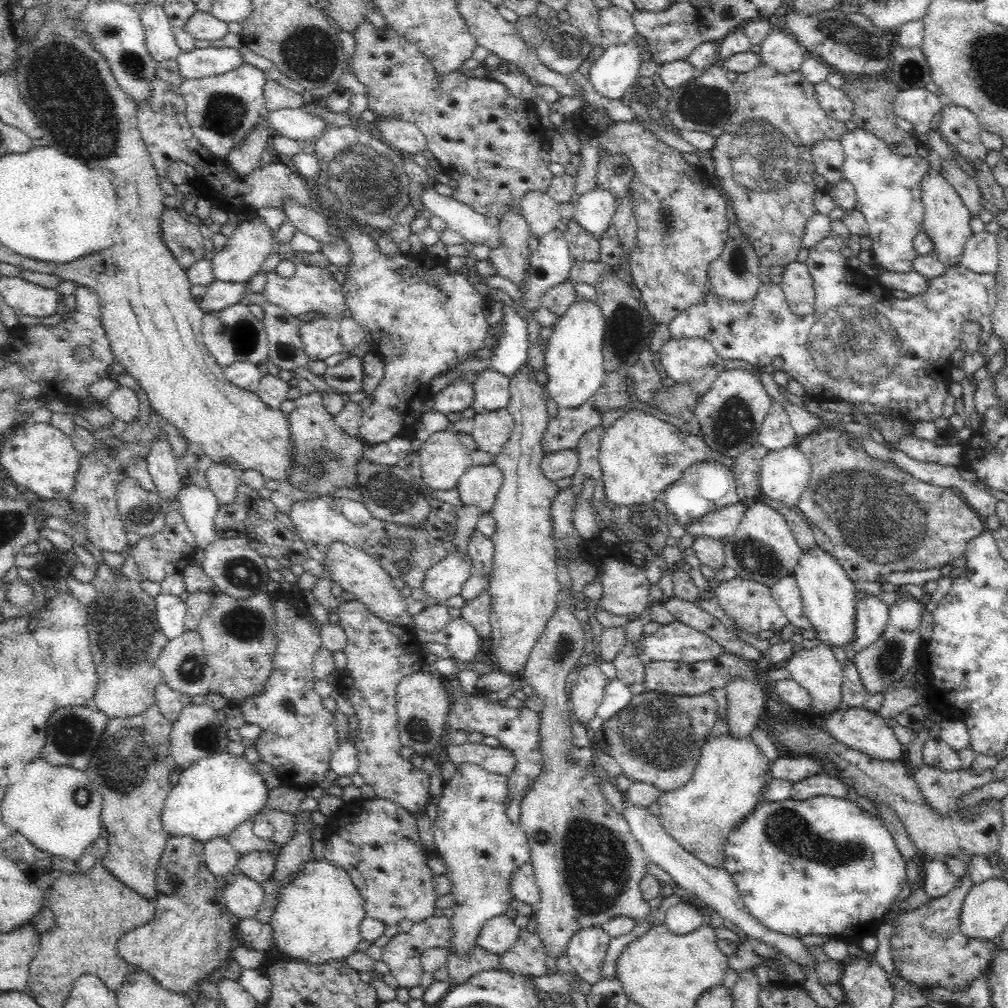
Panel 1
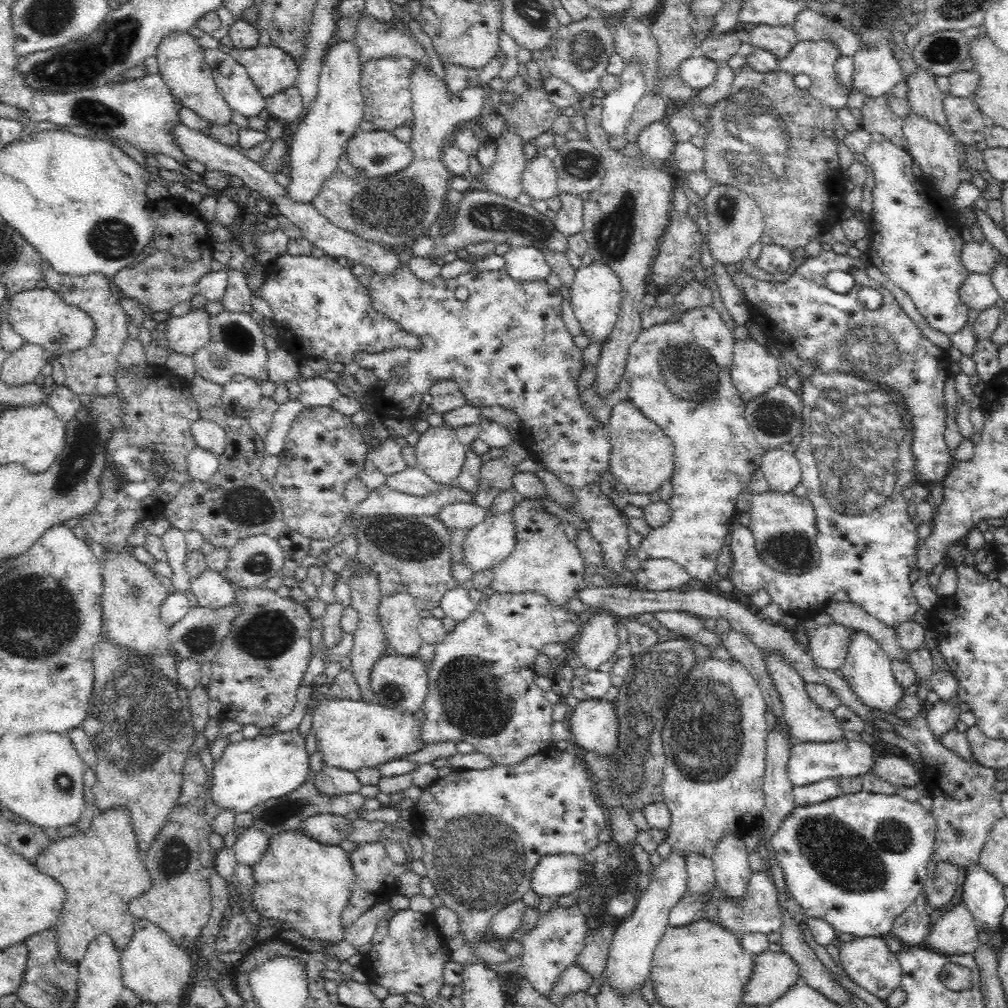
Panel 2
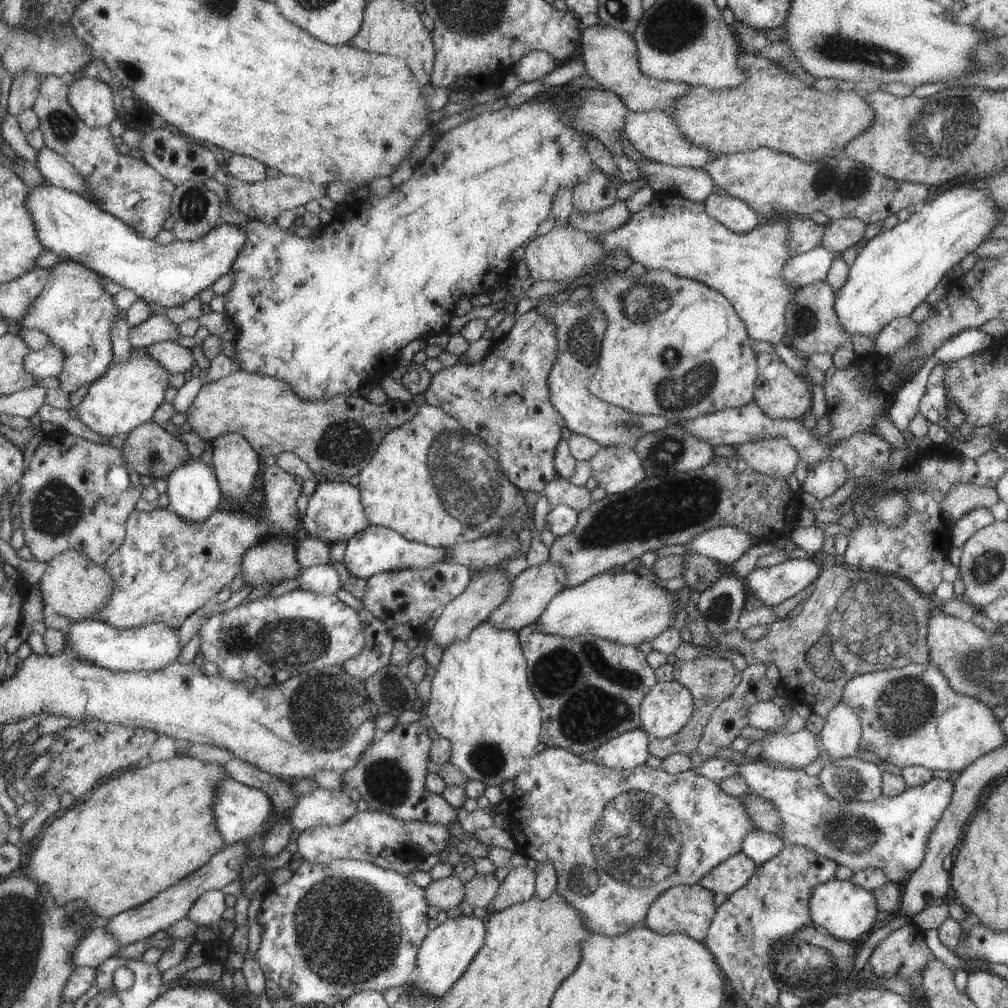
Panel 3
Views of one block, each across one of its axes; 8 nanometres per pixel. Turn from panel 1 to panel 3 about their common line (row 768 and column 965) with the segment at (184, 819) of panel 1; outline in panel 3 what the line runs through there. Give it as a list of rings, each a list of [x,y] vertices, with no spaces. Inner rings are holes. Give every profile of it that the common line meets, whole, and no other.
[[[962,183],[945,186],[931,201],[923,203],[910,214],[907,220],[869,239],[856,255],[848,270],[847,282],[834,294],[833,308],[843,330],[848,336],[855,333],[871,337],[893,319],[909,316],[911,310],[923,302],[933,286],[943,278],[943,274],[985,241],[991,228],[997,224],[1000,224],[998,208],[987,191]]]

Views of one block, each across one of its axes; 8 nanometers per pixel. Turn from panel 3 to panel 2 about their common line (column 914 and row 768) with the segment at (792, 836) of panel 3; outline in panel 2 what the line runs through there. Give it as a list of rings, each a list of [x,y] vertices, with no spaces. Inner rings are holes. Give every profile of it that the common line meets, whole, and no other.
[[[845,738],[840,741],[828,741],[824,743],[796,742],[789,752],[789,761],[786,774],[792,786],[806,786],[815,782],[824,781],[826,778],[836,776],[858,776],[865,775],[870,771],[874,762],[876,751],[868,743],[860,743]]]

